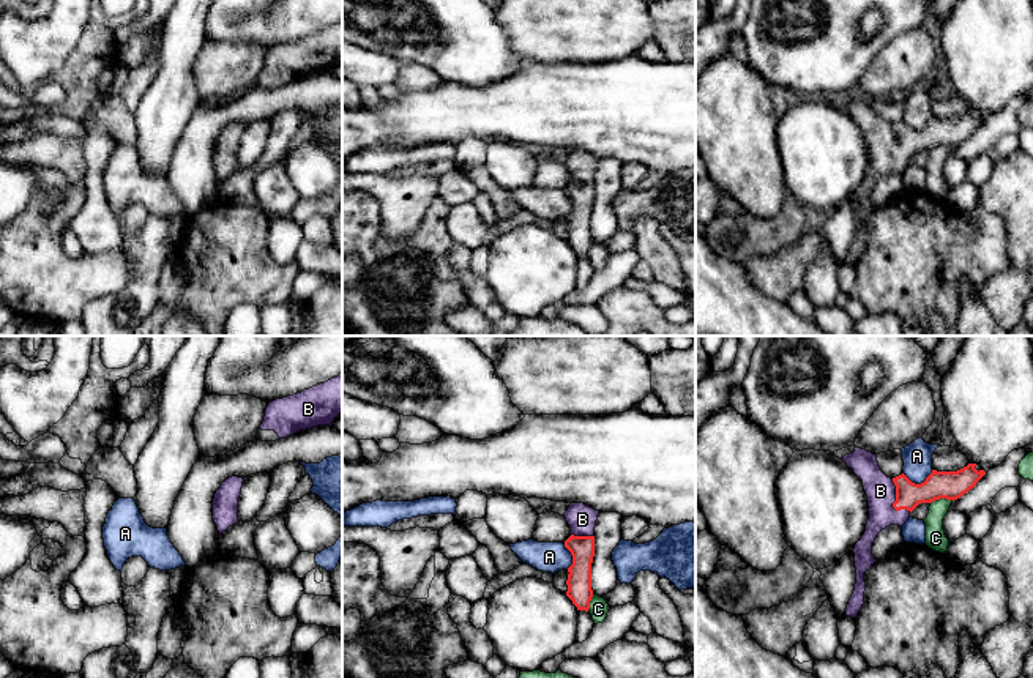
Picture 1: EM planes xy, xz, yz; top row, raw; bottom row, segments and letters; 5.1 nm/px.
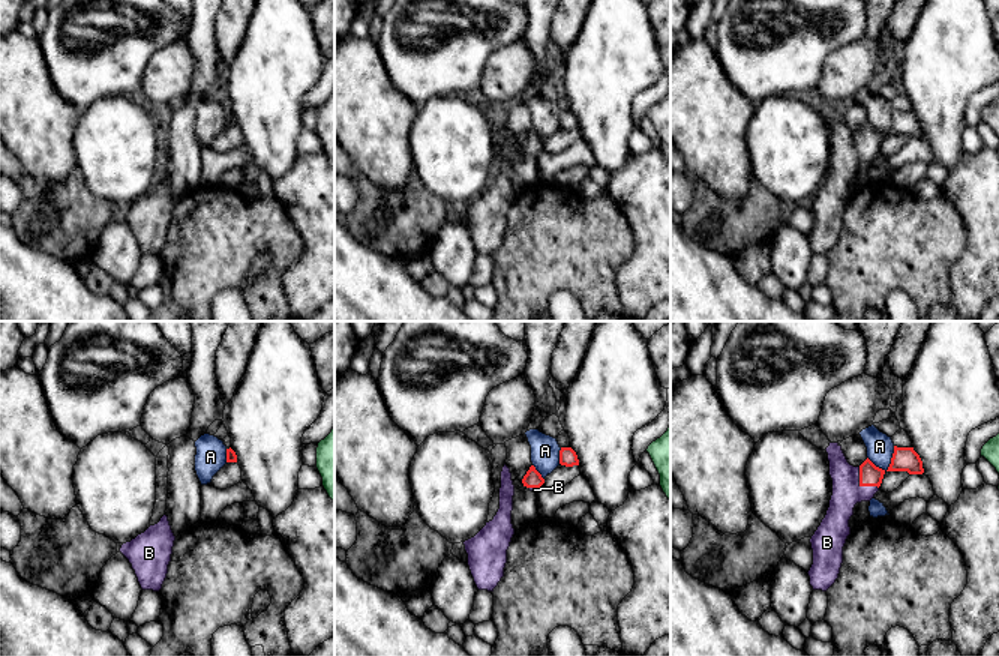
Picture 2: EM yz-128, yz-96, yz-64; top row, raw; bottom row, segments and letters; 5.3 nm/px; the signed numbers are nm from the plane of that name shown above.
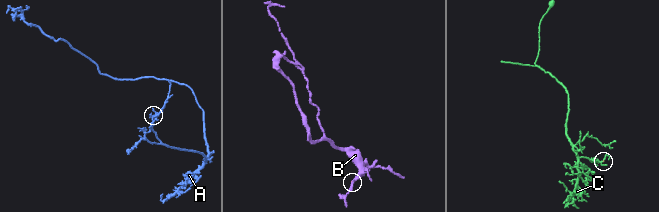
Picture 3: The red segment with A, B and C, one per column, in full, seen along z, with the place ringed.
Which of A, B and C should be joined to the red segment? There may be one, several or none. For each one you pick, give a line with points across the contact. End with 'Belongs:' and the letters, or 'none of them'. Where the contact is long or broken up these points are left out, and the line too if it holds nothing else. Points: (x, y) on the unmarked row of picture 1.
B: Path across: yz (939, 131), (895, 149), (880, 137)
Belongs: B

